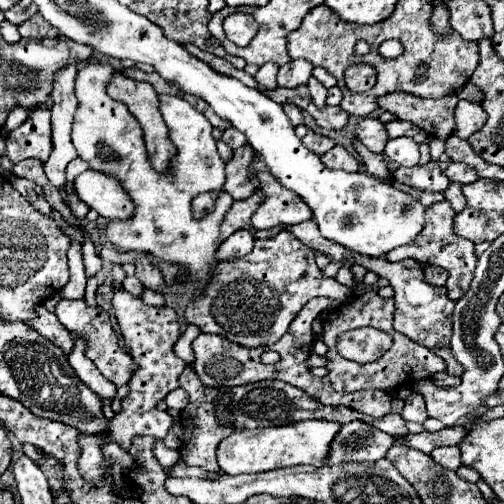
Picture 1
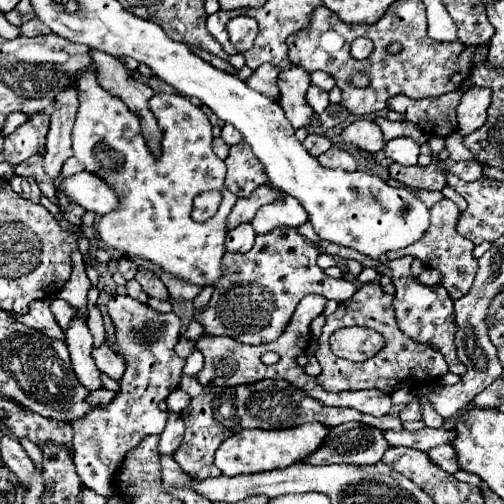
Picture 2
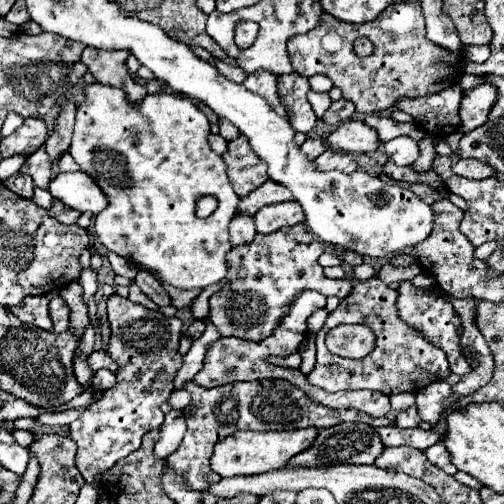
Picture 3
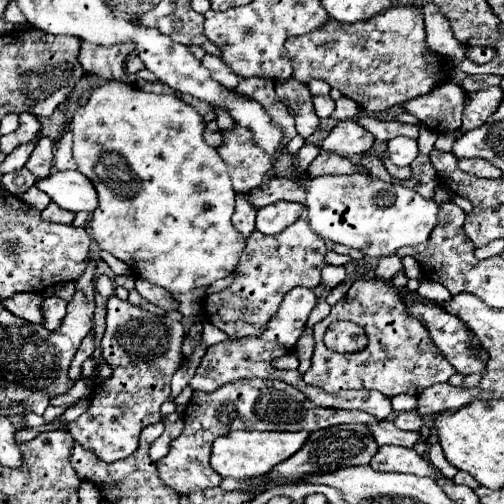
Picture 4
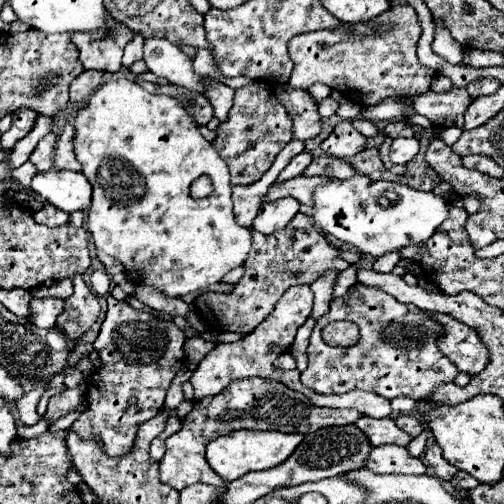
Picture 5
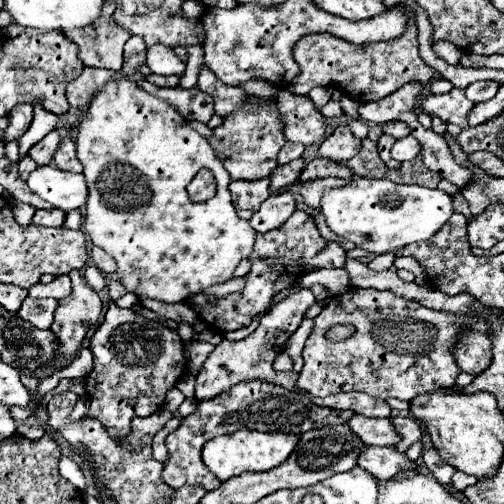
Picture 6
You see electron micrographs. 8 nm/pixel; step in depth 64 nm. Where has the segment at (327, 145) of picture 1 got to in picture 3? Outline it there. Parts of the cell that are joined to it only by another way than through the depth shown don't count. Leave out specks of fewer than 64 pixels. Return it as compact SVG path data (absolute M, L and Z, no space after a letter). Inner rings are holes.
M308 138L300 148L308 156L308 160L316 160L326 150L326 146L324 146L324 142L320 138L316 138L316 140L314 138Z

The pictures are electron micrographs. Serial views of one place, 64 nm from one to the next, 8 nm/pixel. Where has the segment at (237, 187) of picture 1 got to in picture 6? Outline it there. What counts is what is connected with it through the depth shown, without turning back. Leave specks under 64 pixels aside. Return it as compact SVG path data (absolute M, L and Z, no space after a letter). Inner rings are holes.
M240 108L224 118L224 124L212 130L208 138L216 158L222 160L232 180L260 180L266 178L278 164L278 152L284 146L282 122L278 108Z

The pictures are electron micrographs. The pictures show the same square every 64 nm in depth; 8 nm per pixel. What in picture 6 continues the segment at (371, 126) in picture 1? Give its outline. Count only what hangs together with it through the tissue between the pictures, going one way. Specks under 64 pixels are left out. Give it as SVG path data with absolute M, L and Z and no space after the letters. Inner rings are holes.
M346 124L338 126L318 148L318 156L344 164L360 152L360 140L350 132Z

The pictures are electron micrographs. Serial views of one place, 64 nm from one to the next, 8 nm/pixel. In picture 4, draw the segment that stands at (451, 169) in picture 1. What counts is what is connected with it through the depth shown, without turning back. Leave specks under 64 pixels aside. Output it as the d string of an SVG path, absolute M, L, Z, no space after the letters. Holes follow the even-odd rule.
M458 160L458 168L464 170L464 172L470 172L474 176L480 176L480 178L500 178L502 172L494 166L494 164L488 164L488 160Z

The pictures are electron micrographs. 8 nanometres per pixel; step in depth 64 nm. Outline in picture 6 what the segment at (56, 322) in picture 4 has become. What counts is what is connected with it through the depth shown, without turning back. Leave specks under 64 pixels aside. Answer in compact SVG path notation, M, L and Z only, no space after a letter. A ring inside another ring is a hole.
M26 298L24 304L20 306L20 312L16 312L18 318L30 322L36 328L50 328L52 324L52 314L58 306L58 300L54 298L46 298L46 300L38 300L38 298Z

